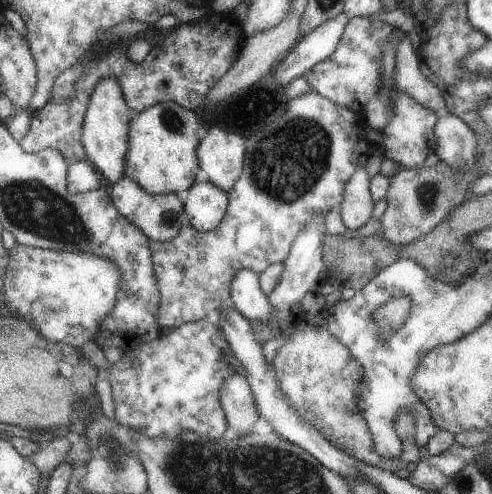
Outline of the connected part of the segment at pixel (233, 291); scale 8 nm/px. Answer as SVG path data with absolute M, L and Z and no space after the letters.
M252 269L236 272L230 283L230 303L249 321L275 321L275 313L267 294L259 289L259 274Z

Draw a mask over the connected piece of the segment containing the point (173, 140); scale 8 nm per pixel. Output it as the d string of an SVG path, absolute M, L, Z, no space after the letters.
M173 102L158 103L138 113L129 124L128 152L125 158L124 177L132 179L151 195L163 195L188 190L197 180L197 148L200 144L196 130L202 127L198 112Z

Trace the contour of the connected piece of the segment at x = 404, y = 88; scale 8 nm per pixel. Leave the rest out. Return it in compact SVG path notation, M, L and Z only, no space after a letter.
M402 32L402 34L395 46L397 50L394 76L396 91L409 94L420 104L440 115L445 113L445 100L440 88L428 79L423 64L416 57L414 37L409 37L408 32Z

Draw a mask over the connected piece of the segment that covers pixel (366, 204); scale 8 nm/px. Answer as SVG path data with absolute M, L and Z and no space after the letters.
M366 166L360 167L346 183L343 190L343 199L338 206L341 219L346 228L358 230L362 228L370 218L374 200L369 191L370 176L368 176Z

